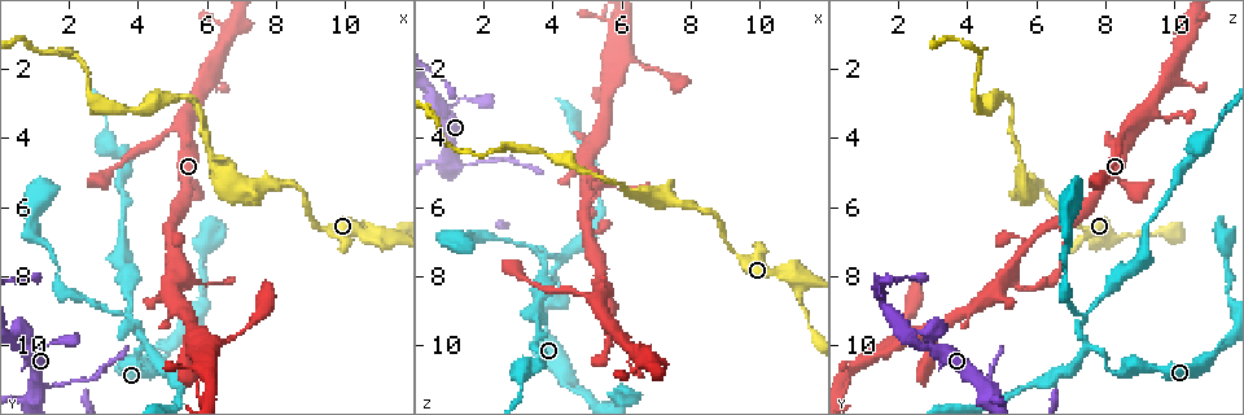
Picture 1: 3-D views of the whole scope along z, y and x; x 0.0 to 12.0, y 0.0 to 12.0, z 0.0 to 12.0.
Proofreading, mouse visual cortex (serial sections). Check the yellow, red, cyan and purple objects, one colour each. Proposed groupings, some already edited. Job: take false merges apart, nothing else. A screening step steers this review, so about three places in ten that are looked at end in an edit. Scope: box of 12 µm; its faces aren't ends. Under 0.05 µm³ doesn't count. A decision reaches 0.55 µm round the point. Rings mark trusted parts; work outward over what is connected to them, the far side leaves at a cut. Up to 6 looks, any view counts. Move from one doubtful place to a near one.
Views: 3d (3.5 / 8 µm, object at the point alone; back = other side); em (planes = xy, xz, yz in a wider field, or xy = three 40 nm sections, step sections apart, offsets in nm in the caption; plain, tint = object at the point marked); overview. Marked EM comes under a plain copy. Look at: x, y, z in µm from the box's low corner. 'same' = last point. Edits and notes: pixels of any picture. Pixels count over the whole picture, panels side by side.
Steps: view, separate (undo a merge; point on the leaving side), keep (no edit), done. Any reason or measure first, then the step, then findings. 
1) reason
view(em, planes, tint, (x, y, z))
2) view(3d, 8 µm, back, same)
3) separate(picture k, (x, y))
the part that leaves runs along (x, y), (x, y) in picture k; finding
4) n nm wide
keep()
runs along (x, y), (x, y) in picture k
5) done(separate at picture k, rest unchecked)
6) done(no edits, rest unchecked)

abrupt turn
view(3d, 3.5 µm, (3.8, 9.2, 7.4))

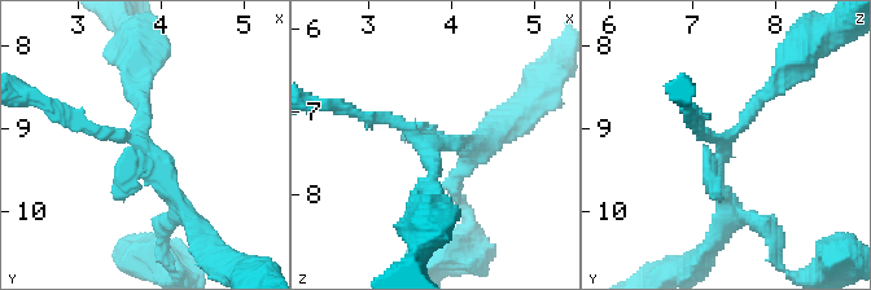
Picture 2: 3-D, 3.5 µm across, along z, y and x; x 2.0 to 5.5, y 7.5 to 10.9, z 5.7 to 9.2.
view(em, xy, step 3, tint, (3.80, 9.20, 7.40))

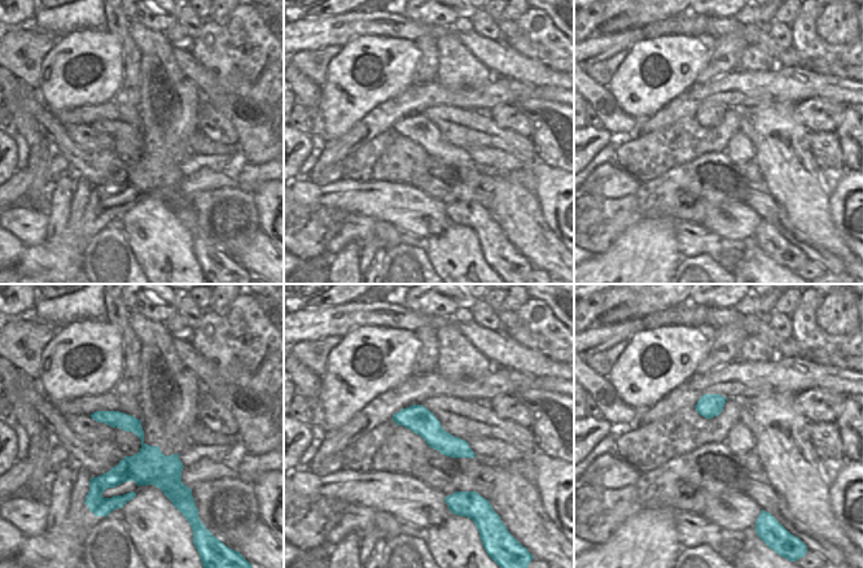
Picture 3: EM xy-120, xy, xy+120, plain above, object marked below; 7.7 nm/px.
220 nm wide
keep()
runs along (96, 415), (140, 435), (167, 489) in picture 3; all the same cell

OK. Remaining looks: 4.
view(3d, 3.5 µm, (3.7, 4.6, 10.5))

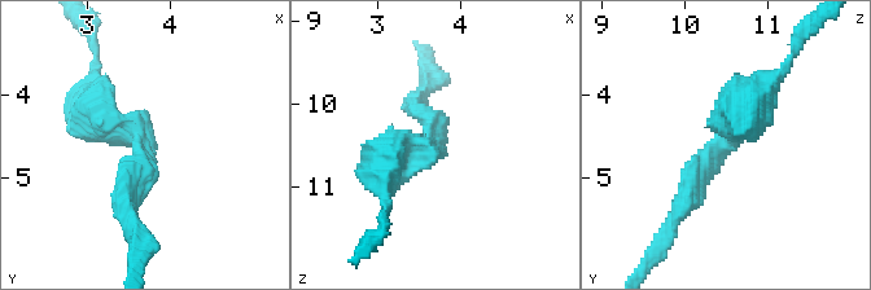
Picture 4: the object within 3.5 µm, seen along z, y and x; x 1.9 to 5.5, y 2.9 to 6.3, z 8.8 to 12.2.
view(em, xy, step 2, tint, (3.70, 4.60, 10.45))

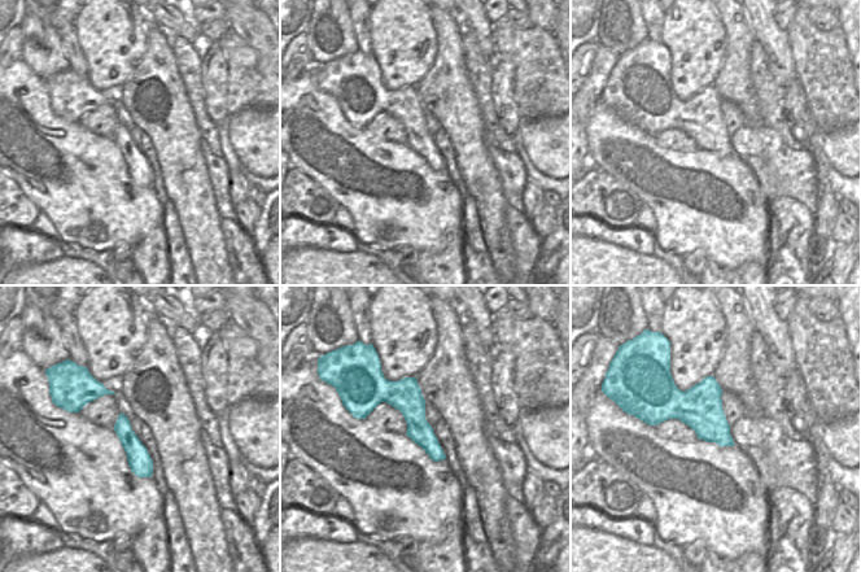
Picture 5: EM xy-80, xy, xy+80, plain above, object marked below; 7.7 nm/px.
keep()
runs along (675, 219), (688, 183), (758, 96) in picture 4; continuous, no second cell

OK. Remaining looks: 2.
sudden change in width
view(3d, 3.5 µm, (6.2, 5.0, 5.6))

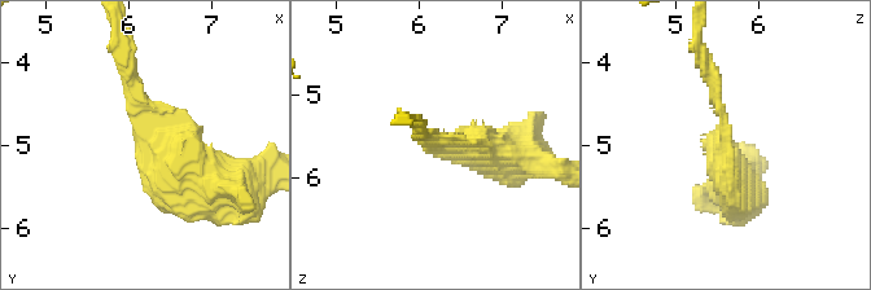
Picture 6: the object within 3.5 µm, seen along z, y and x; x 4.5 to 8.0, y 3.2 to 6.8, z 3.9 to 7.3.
view(em, planes, tint, (6.30, 5.00, 5.60))

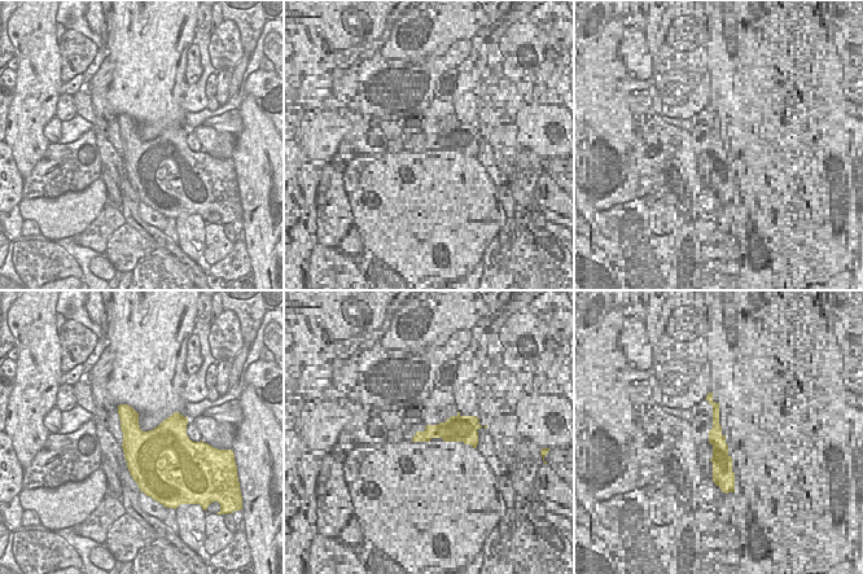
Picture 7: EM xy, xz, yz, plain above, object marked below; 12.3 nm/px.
keep()
continuous, no second cell

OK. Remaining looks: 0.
done(no edits, rest unchecked)

